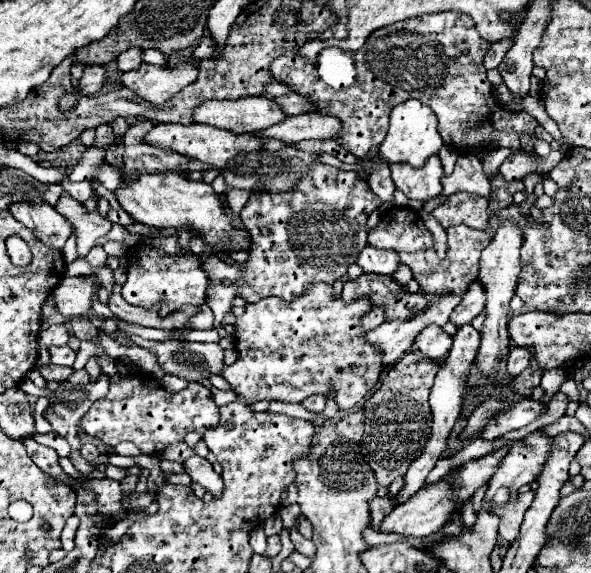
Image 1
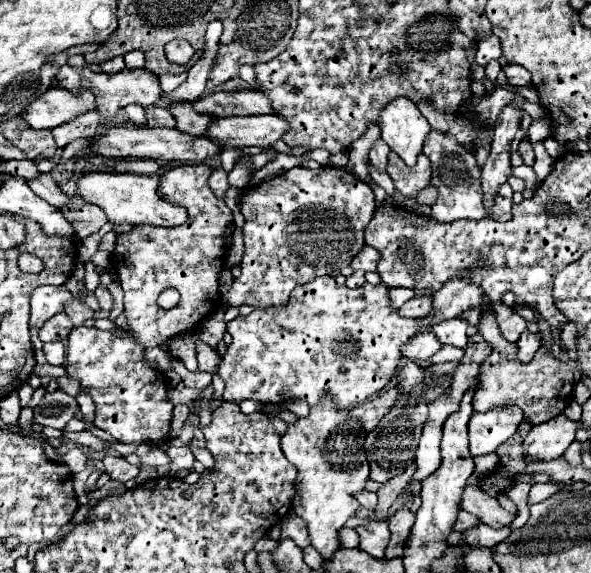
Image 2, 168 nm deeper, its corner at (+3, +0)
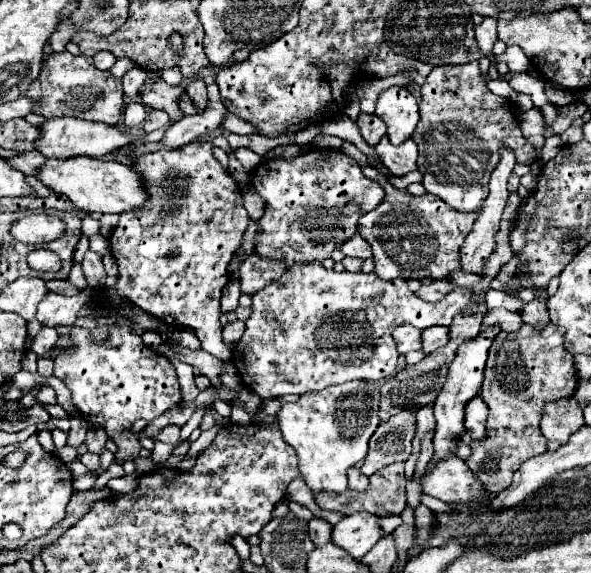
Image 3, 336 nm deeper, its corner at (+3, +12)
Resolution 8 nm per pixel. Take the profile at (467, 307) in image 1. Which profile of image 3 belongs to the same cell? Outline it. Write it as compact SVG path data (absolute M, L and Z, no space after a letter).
M433 326L423 330L423 352L431 354L433 350L449 342L449 326Z

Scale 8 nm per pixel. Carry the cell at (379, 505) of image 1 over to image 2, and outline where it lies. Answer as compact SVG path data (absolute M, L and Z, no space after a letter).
M361 490L361 492L355 494L355 498L357 498L357 502L359 502L361 506L365 506L365 508L375 508L375 506L377 506L377 494L373 494L373 492Z

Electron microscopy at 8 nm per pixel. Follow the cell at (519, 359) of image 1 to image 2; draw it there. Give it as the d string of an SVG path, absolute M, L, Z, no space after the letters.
M525 330L523 334L521 334L521 338L519 338L519 360L523 362L523 364L527 364L533 356L535 356L535 352L539 350L539 346L541 346L541 334L533 334L533 332L529 332L529 330Z

